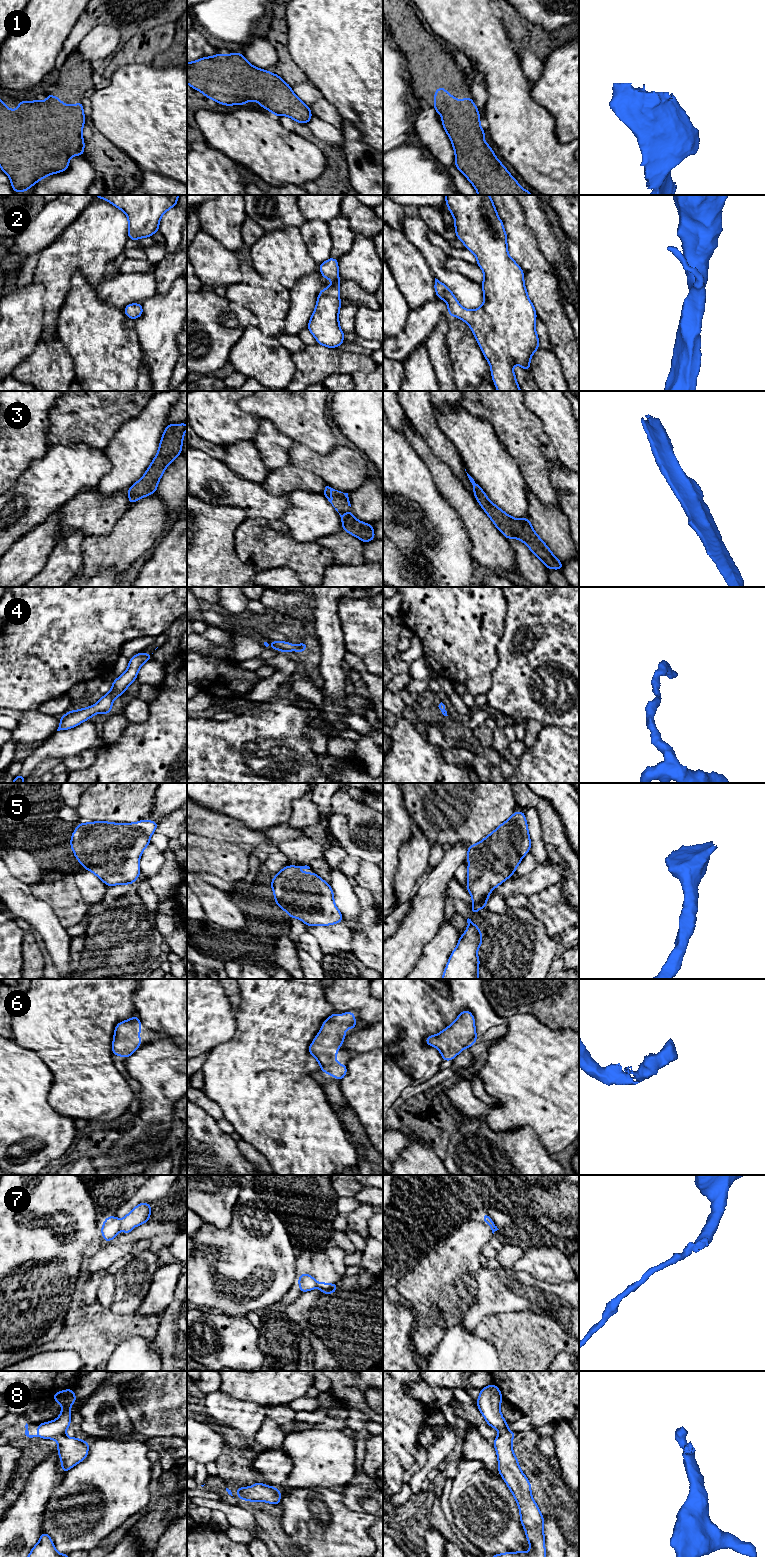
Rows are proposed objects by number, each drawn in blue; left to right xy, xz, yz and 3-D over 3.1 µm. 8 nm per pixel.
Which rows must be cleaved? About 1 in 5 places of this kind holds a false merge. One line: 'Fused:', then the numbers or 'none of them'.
Fused: 7

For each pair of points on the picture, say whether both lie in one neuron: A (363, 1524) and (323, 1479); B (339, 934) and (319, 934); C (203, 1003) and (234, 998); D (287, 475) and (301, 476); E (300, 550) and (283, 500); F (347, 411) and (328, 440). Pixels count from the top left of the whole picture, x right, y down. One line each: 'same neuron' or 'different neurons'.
A: different neurons
B: same neuron
C: different neurons
D: same neuron
E: different neurons
F: different neurons

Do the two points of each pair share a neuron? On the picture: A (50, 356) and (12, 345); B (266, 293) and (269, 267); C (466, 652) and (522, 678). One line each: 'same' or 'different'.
A: different
B: different
C: different

